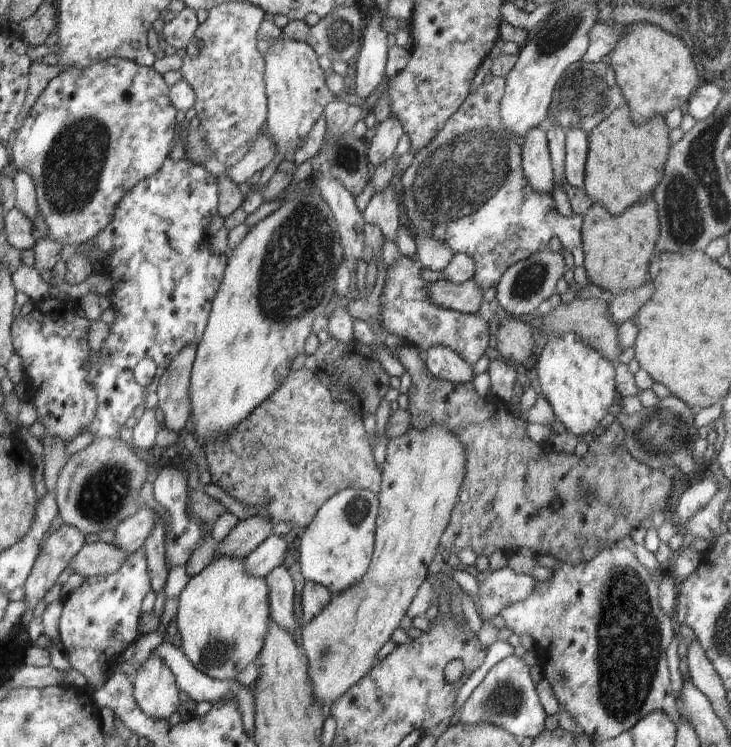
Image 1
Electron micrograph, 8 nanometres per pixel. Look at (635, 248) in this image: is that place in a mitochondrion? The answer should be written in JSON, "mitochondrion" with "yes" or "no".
{"mitochondrion":"no"}

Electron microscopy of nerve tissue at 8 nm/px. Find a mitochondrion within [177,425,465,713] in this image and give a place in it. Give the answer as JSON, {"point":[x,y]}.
{"point":[218,651]}

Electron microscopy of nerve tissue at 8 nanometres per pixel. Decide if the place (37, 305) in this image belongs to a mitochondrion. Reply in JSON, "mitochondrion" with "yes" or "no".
{"mitochondrion":"no"}

